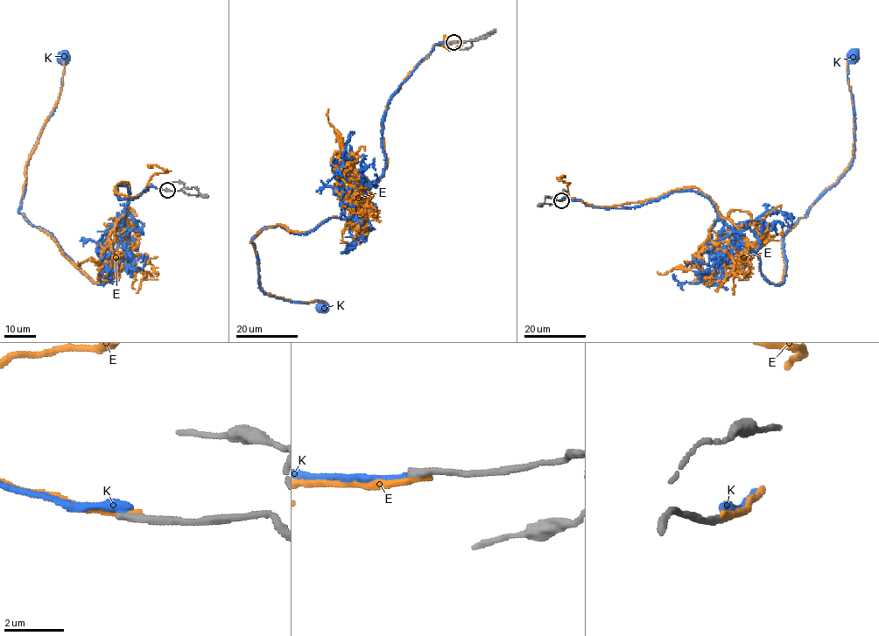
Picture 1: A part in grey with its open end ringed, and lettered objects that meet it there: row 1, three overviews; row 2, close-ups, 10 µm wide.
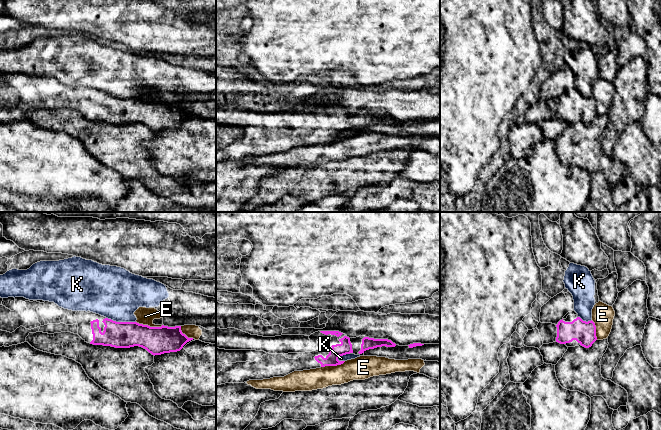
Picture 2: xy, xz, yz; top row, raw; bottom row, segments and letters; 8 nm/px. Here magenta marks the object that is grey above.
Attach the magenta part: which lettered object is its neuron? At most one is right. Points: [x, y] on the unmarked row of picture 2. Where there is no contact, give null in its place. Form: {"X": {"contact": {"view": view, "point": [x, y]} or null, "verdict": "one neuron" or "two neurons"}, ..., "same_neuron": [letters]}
{"E": {"contact": {"view": "xy", "point": [149, 102]}, "verdict": "two neurons"}, "K": {"contact": {"view": "xy", "point": [121, 98]}, "verdict": "two neurons"}, "same_neuron": []}

